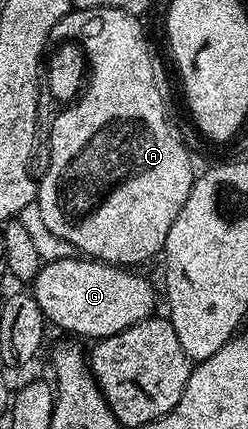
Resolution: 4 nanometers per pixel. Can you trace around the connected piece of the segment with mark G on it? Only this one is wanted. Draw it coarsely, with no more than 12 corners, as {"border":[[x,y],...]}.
{"border":[[85,256],[43,264],[51,327],[101,340],[155,313],[153,284]]}

